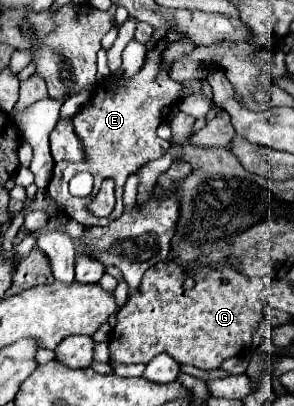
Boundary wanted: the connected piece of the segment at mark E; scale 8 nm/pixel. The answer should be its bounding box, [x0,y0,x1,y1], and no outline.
[48,30,196,226]

